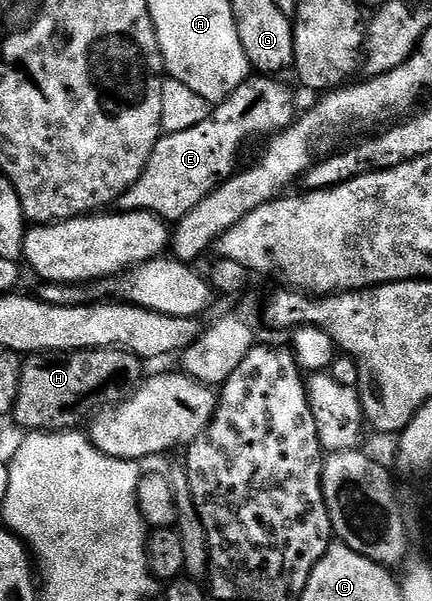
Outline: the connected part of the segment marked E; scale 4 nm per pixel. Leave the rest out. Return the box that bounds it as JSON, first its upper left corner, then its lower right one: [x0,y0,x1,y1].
[116,75,296,223]

